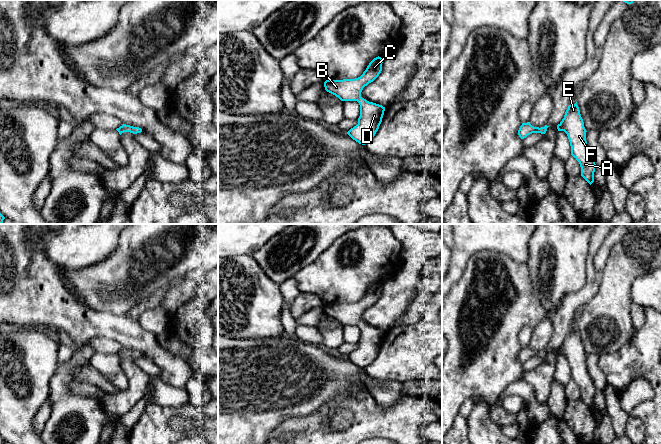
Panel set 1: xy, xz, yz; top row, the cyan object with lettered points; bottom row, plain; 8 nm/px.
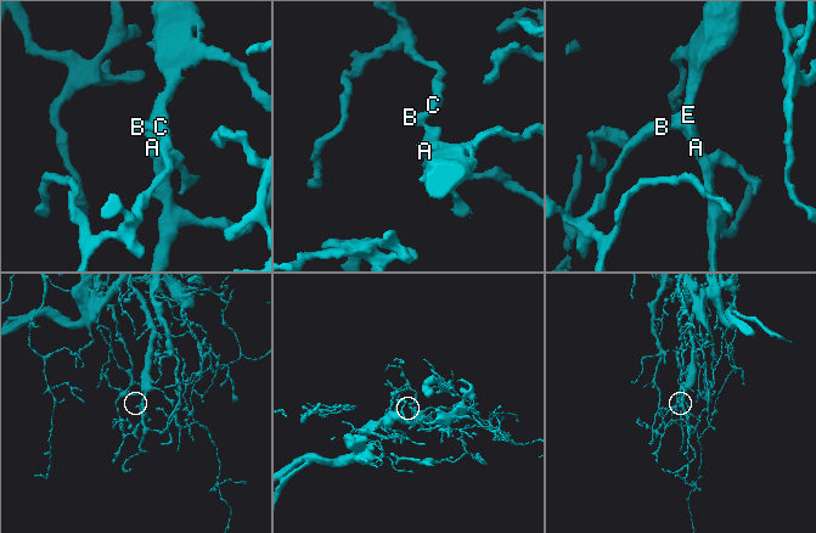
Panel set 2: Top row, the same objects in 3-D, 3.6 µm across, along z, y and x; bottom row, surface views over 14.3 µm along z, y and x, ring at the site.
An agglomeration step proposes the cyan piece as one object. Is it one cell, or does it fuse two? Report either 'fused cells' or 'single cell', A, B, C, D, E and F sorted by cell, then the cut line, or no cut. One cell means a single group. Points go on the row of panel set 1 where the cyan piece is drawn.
single cell; A B C D E F; no cut

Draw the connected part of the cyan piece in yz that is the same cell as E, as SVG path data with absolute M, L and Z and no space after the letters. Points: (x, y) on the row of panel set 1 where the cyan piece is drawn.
M577 102L568 106L564 118L557 125L557 129L567 134L571 146L571 155L580 164L581 176L591 185L594 182L596 164L587 146L587 131Z

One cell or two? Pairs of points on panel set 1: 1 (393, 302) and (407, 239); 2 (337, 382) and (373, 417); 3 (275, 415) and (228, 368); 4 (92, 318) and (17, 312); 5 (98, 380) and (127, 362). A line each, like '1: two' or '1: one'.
1: one
2: two
3: one
4: one
5: two

